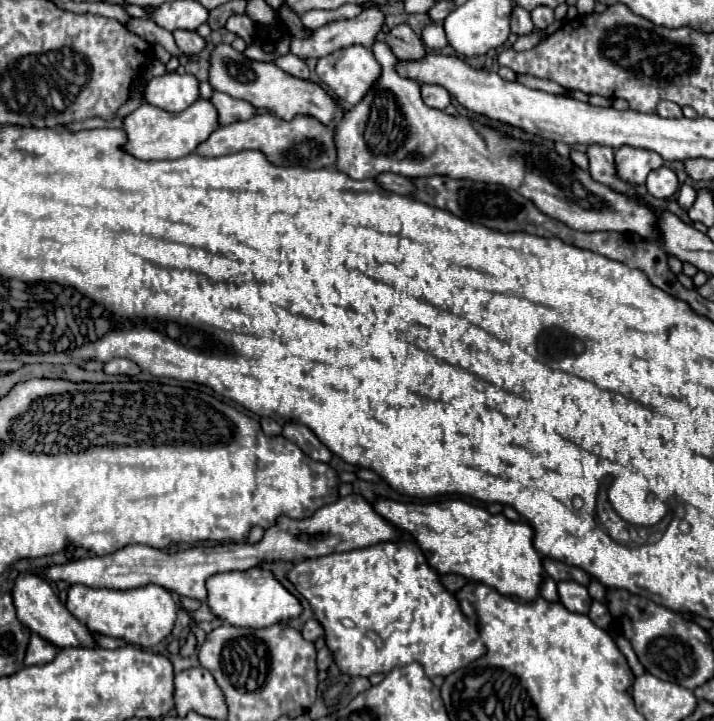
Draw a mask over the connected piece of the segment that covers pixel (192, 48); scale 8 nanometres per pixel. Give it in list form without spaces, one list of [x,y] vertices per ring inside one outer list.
[[[175,30],[173,36],[175,36],[175,42],[177,42],[179,50],[181,50],[183,54],[187,54],[187,56],[191,56],[191,54],[199,54],[199,52],[207,46],[205,38],[201,38],[197,32]]]

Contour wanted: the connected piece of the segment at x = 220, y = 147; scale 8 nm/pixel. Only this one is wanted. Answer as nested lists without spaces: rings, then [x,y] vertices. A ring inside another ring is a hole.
[[[271,112],[255,114],[249,120],[217,128],[205,142],[195,148],[199,156],[223,156],[239,150],[263,150],[263,154],[267,154],[267,158],[271,158],[275,166],[307,166],[317,170],[335,164],[333,128],[327,128],[319,120],[309,116],[299,116],[293,122],[285,122]]]

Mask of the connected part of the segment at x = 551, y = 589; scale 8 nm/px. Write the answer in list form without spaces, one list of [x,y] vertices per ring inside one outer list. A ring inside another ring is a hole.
[[[544,576],[543,583],[540,587],[540,596],[550,602],[558,601],[557,583],[552,578]]]

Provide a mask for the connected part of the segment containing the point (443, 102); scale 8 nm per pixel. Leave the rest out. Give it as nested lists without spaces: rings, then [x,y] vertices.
[[[423,84],[421,94],[423,94],[423,102],[427,102],[427,106],[437,108],[437,110],[445,110],[449,106],[449,102],[451,102],[449,92],[445,88],[441,88],[441,86]]]

